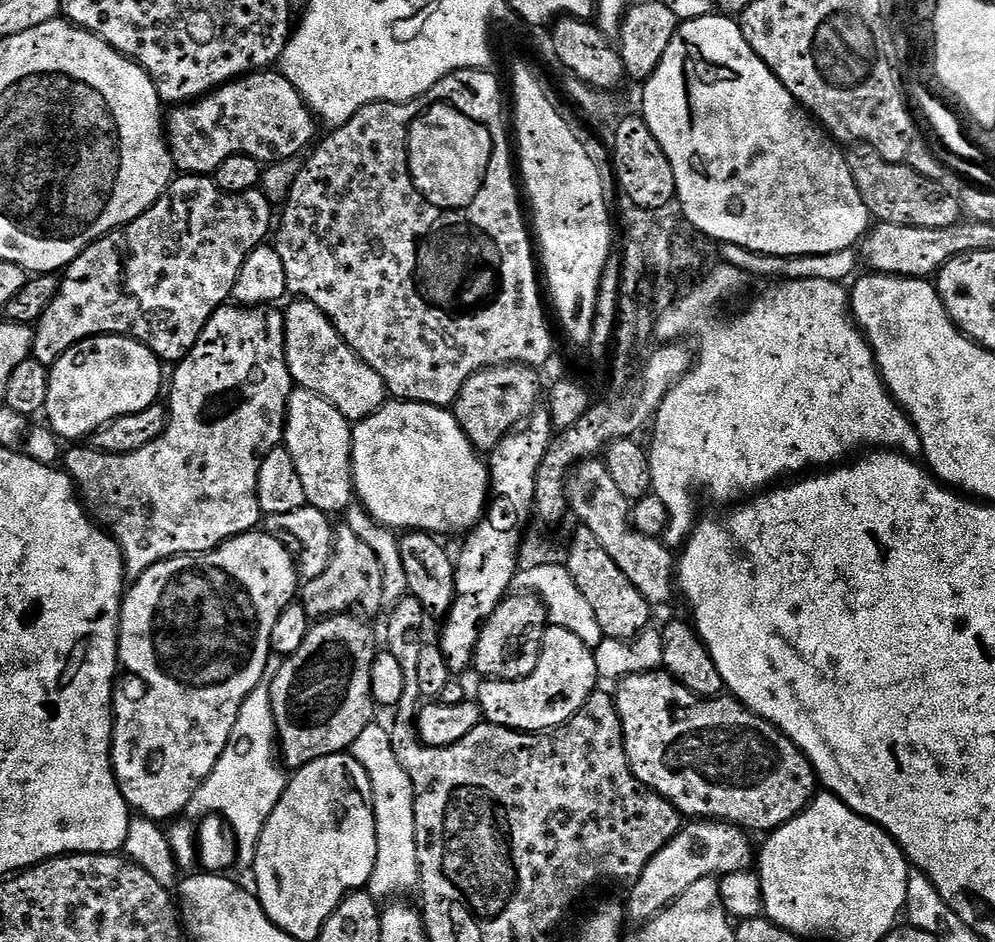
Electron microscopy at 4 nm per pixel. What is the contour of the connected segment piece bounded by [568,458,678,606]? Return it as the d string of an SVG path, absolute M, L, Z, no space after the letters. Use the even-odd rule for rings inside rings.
M603 459L583 460L568 473L568 506L571 515L580 519L579 523L602 542L602 550L618 562L618 570L634 582L638 594L646 598L649 604L659 606L674 596L674 581L678 567L673 549L665 546L657 537L644 536L636 531L630 511L630 501L618 490L614 478L608 472Z

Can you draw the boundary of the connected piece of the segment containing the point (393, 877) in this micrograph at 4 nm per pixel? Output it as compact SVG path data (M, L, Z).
M373 722L362 730L358 742L350 749L351 755L366 770L372 783L372 809L376 812L376 841L378 854L374 874L368 879L367 891L377 898L392 896L395 892L417 891L420 882L418 866L418 842L414 826L414 802L416 795L412 789L410 778L402 766L398 766L398 758L394 758L392 734L387 727Z

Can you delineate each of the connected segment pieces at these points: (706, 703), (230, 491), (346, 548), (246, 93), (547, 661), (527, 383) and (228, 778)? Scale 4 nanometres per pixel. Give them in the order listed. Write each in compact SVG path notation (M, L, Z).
M663 670L654 672L636 673L627 676L615 685L614 699L618 718L622 722L624 731L624 749L626 758L630 762L630 770L638 782L642 782L645 788L654 790L662 798L666 798L678 809L681 817L695 818L696 820L718 820L736 825L738 828L747 830L749 833L764 832L771 834L776 829L781 828L786 822L790 822L799 812L811 805L818 792L818 777L816 771L812 769L812 763L806 758L802 749L794 743L789 736L782 734L780 729L775 728L768 720L762 719L758 714L754 714L739 700L728 694L721 694L715 698L705 698L696 696L686 686L682 686L673 676L669 676Z
M229 302L224 305L224 307L219 308L219 310L214 313L210 318L210 322L206 322L206 326L202 330L202 334L198 338L198 342L190 350L190 354L186 354L184 360L179 361L175 365L176 373L171 373L170 376L170 388L172 384L172 397L166 400L166 407L170 413L168 418L168 425L163 434L157 438L154 442L150 442L146 446L142 446L142 450L134 450L130 454L125 456L115 456L114 454L106 454L105 452L97 452L95 448L91 446L85 446L85 448L80 448L84 446L72 446L72 448L63 453L62 456L62 468L63 471L67 472L69 476L72 477L73 484L76 485L79 495L82 497L82 503L90 513L93 520L97 524L103 526L110 533L113 540L118 542L118 546L124 552L124 563L126 565L126 572L129 577L135 578L142 575L146 570L150 570L150 566L154 566L158 562L163 560L169 560L175 556L194 556L202 552L211 552L213 548L217 548L219 544L224 543L226 540L233 540L236 536L240 536L243 532L251 532L261 523L262 513L260 511L260 503L256 497L256 487L258 486L258 470L262 466L262 462L266 458L268 452L273 452L274 449L281 447L282 441L284 439L284 426L288 423L288 399L292 397L294 391L294 385L292 382L292 375L288 369L288 363L286 362L286 354L284 353L284 313L279 307L276 306L261 306L258 308L246 308L235 302Z
M347 526L337 527L336 545L332 551L330 566L322 574L318 574L318 578L303 585L302 603L306 614L313 621L323 620L325 616L343 616L353 610L364 613L383 609L383 570L378 556L353 530Z
M265 70L253 75L233 80L231 84L187 104L177 104L166 116L166 139L168 151L172 153L172 163L181 173L193 176L215 174L218 166L231 156L249 156L261 165L281 164L283 160L297 159L300 151L311 149L312 135L316 132L317 121L308 104L294 90L294 86L279 70Z
M549 626L542 633L544 645L536 669L521 680L488 678L480 688L478 703L483 719L518 732L544 734L568 723L598 688L595 654L577 634Z
M503 364L476 372L466 386L462 386L454 405L454 415L477 452L491 454L506 434L515 432L536 411L542 400L540 375L528 364Z
M262 682L248 695L246 702L242 702L238 722L234 722L234 730L230 734L230 742L226 742L222 758L218 758L214 770L188 803L187 815L195 818L211 815L223 818L232 827L239 859L255 861L258 838L270 814L274 814L274 806L278 806L278 798L289 782L289 777L286 772L284 776L283 771L285 769L278 759L278 733L272 713L272 686L271 683Z

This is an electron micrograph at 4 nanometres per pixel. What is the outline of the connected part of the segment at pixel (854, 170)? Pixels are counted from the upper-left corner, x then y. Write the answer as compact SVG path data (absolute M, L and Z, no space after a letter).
M868 144L849 147L846 155L850 166L850 174L858 186L858 194L862 194L862 202L866 202L869 213L879 223L905 224L908 228L945 228L951 224L961 223L961 201L956 196L952 197L944 189L945 185L943 183L936 183L930 178L923 177L922 174L916 173L914 169L908 167L904 162L895 164L886 158L882 158L882 154L878 154L878 150L874 150Z

